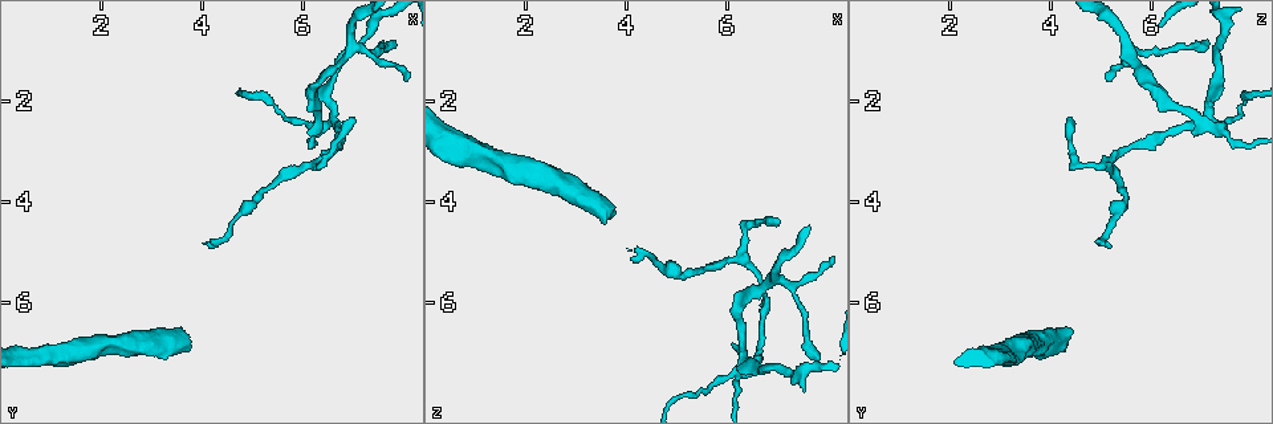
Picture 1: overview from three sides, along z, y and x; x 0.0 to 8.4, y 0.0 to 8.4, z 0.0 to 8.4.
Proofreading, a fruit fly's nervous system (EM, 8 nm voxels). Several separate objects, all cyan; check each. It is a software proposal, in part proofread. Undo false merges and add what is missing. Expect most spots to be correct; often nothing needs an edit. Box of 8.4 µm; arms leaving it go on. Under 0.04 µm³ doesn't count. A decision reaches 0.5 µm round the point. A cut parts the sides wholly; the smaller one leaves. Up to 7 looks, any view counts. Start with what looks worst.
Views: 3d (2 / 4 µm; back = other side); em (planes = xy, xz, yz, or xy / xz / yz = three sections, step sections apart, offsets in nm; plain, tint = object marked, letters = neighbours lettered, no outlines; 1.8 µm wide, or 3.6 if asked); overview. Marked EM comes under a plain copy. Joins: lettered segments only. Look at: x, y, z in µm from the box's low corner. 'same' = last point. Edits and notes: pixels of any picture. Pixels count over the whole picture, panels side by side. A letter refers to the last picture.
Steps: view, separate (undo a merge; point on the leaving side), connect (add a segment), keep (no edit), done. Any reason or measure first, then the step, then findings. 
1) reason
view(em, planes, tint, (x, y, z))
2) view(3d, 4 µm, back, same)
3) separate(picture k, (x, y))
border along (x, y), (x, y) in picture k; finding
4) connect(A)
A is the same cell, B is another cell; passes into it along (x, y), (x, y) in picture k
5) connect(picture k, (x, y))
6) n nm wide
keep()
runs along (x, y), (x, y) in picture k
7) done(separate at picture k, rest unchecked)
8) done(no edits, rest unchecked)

view(em, planes, letters, (3.65, 6.55, 4.45))

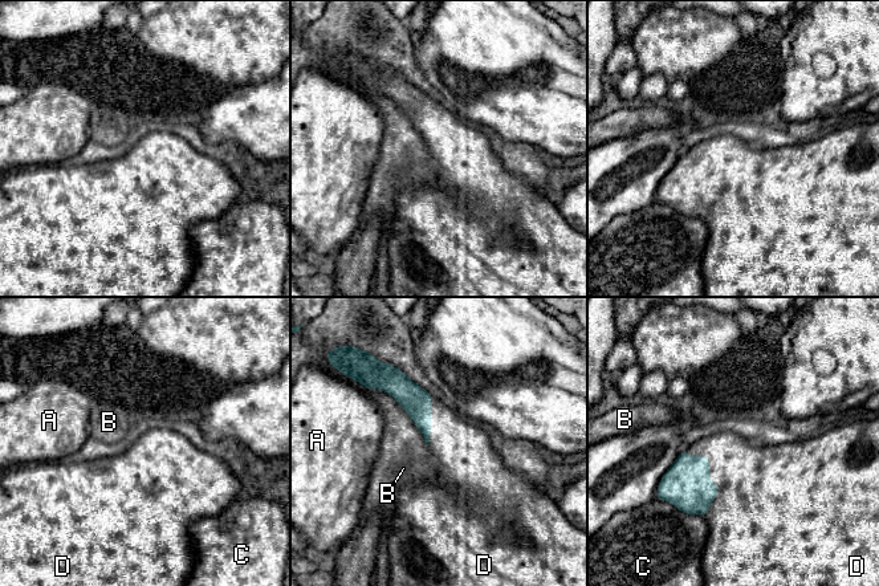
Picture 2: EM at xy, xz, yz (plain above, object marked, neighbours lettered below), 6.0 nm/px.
D touches over 440 nm
connect(D)
D is the same cell, A, B and C are other cells; it goes on there

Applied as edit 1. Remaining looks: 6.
thin end
view(3d, 4 µm, (4.15, 4.85, 5.20))

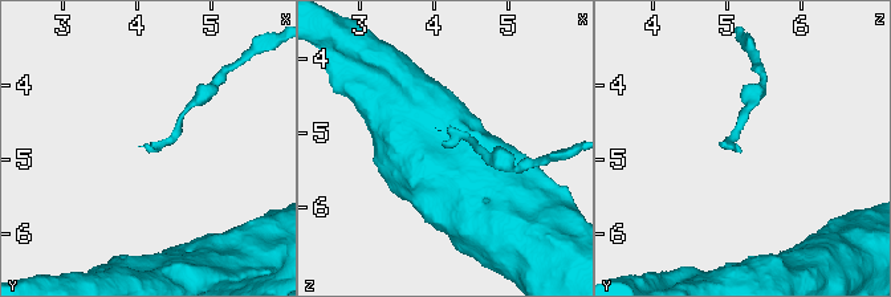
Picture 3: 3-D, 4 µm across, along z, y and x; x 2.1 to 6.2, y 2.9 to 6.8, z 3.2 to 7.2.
need the tissue
view(em, xy, step 4, tint, (4.10, 4.90, 5.15))

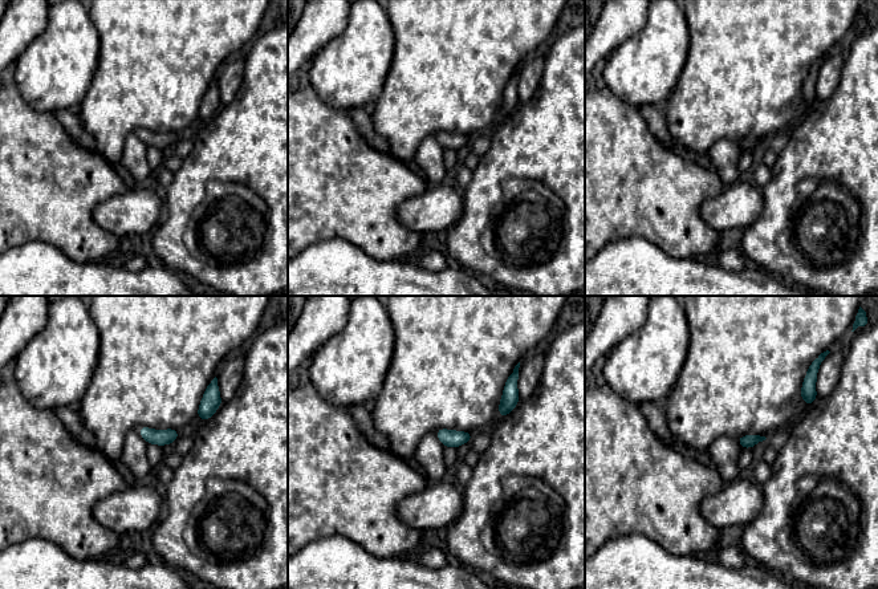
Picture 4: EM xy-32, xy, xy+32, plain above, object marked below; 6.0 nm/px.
cut it another way
view(em, planes, letters, same)

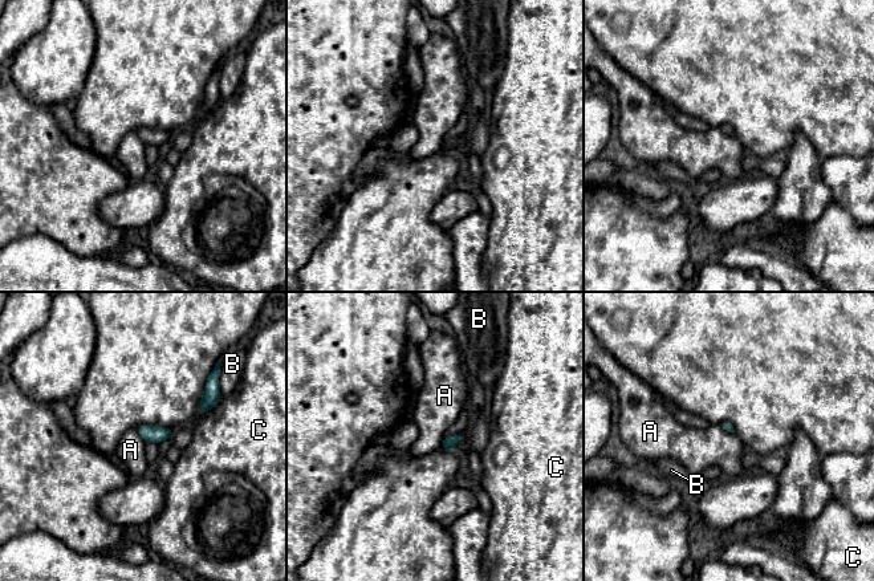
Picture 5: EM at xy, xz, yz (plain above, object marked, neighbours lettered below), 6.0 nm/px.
C touches over 150 nm
keep()
A, B and C are other cells; border along (135, 429), (145, 443) in picture 5; no lettered segment goes on from it

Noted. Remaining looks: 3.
an open end
view(em, planes, letters, (7.00, 2.30, 4.30))

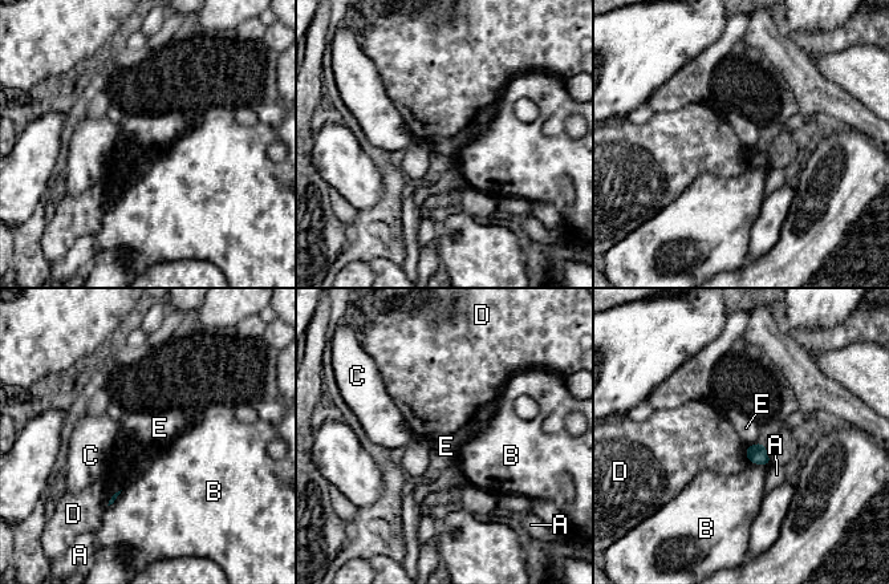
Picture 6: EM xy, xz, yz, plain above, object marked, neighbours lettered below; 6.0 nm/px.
B touches over 150 nm
keep()
A, B, C, D and E are other cells; border along (762, 441), (746, 447) in picture 6; none of them fits

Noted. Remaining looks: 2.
done(connect at picture 2, rest unchecked)

